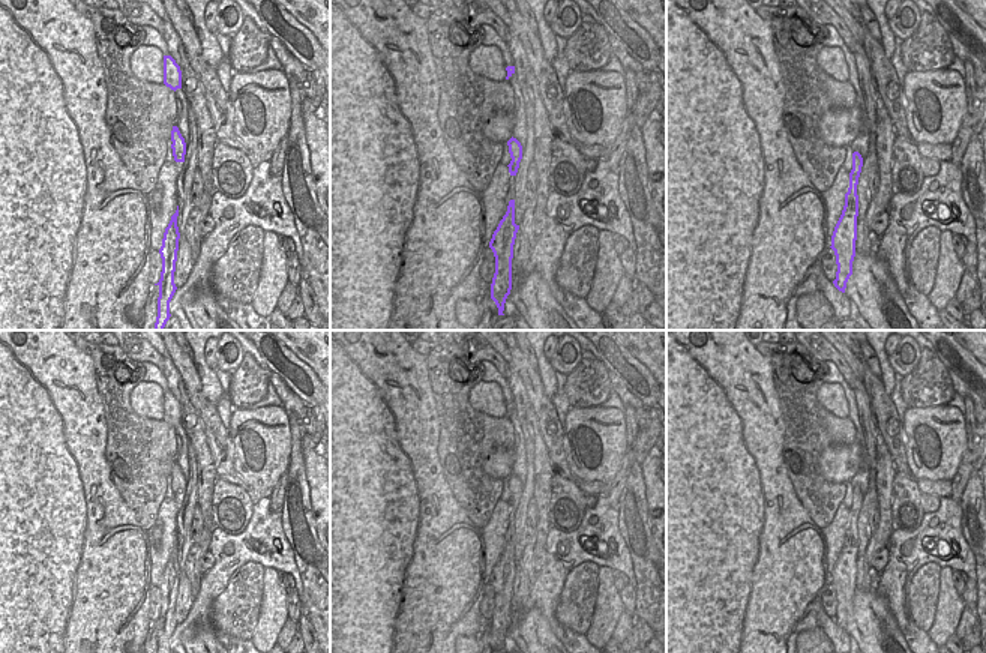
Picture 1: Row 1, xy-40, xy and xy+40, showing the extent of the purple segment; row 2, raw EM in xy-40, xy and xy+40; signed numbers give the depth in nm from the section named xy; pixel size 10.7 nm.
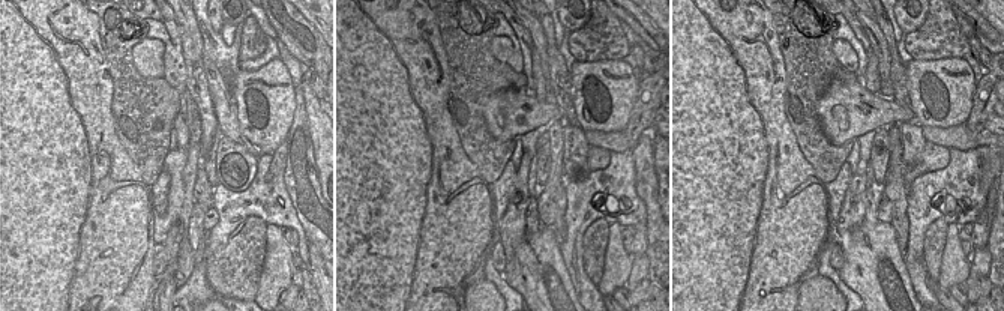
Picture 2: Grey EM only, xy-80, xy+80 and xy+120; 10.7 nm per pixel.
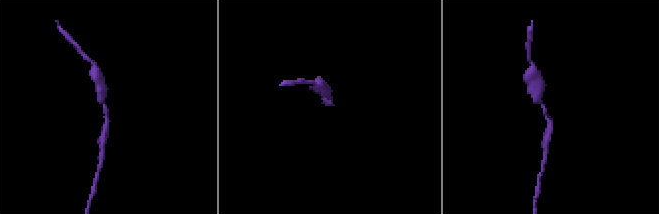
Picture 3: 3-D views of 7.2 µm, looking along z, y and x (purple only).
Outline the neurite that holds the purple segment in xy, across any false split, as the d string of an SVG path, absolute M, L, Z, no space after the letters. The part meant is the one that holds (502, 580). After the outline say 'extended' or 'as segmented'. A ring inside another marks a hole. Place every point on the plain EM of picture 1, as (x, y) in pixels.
M515 536L509 537L507 548L492 570L489 584L495 593L495 609L491 620L491 635L504 651L504 639L512 626L513 581L519 561L515 560Z; as segmented

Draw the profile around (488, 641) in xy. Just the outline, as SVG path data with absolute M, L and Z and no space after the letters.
M491 623L483 624L483 629L482 629L479 638L482 641L482 653L503 653L498 650L498 644L495 641L495 638L491 635Z

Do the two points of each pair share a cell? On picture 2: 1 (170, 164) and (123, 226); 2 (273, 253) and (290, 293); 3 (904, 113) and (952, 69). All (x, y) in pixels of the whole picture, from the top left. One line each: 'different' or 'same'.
1: different
2: different
3: different

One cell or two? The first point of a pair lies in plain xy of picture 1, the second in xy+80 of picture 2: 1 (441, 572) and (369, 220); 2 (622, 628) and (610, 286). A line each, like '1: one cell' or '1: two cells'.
1: one cell
2: two cells

